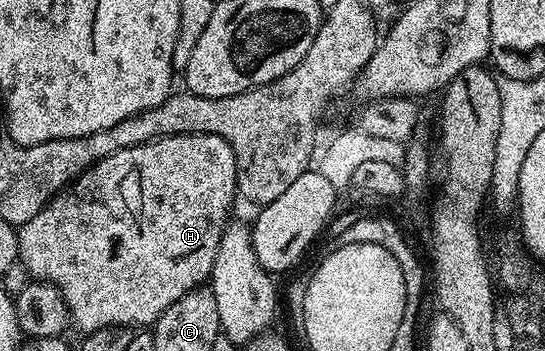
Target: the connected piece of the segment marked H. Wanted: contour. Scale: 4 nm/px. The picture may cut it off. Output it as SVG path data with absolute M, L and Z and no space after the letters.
M191 134L190 136L164 136L139 146L131 146L127 150L119 150L98 164L93 164L82 176L77 177L67 188L61 189L53 199L48 200L31 218L31 222L17 228L17 254L20 263L24 264L33 280L43 280L61 290L69 307L72 323L77 324L81 334L88 334L100 328L119 328L122 326L152 326L156 324L163 310L171 306L171 302L179 302L183 294L192 288L200 288L212 277L215 266L215 254L219 254L219 238L223 238L223 230L230 223L229 211L233 208L233 199L239 196L237 182L237 163L233 147L223 138L211 134Z

